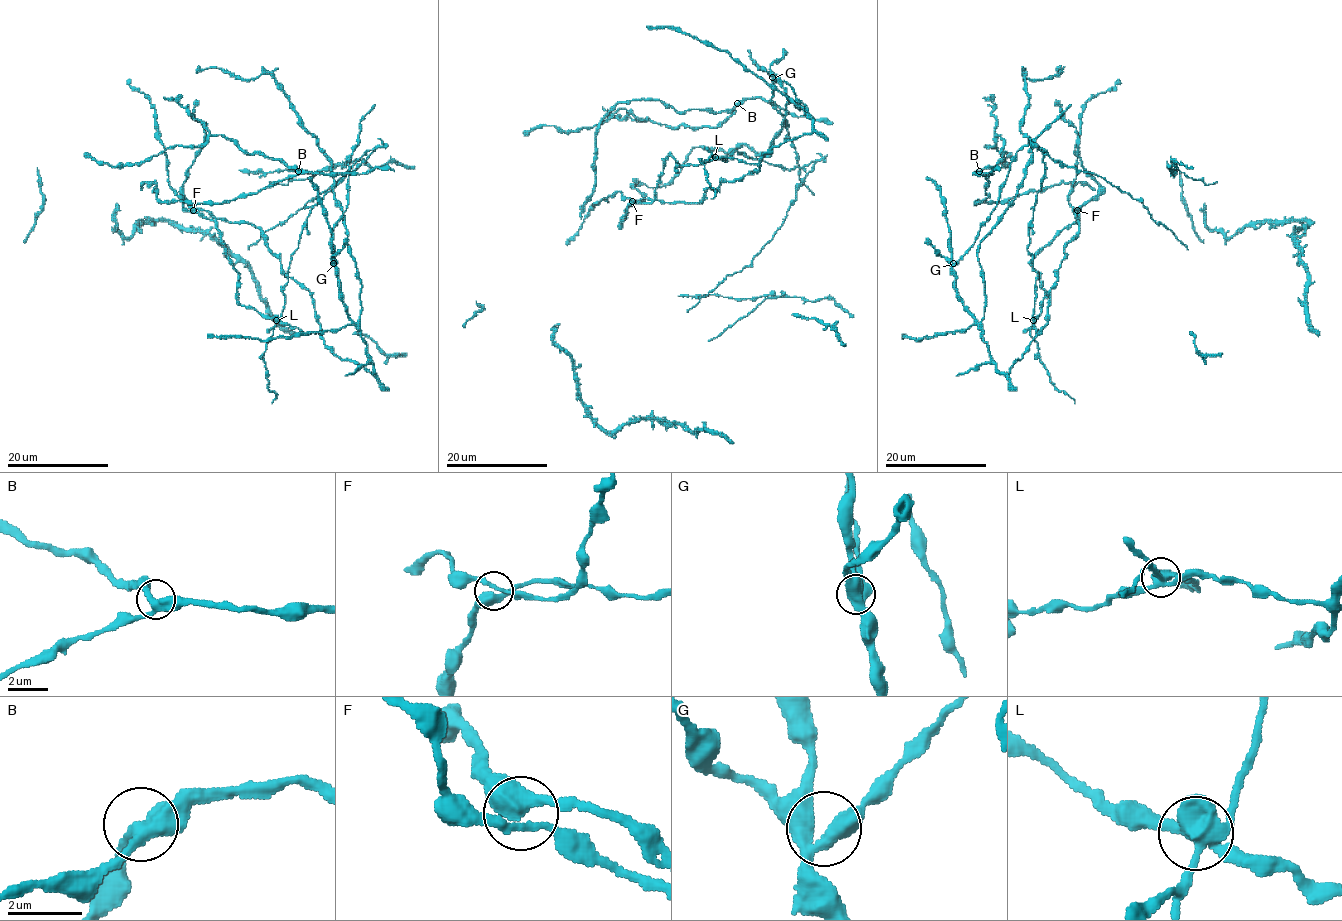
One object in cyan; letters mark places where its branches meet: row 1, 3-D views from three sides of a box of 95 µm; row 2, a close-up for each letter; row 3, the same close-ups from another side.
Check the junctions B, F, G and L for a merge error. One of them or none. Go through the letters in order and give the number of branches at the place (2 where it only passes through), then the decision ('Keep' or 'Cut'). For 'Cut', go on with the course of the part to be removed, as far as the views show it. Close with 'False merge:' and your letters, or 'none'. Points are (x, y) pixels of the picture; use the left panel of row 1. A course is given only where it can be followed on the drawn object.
B: Branches: 3. Keep
F: Branches: 4. Keep
G: Branches: 3. Keep
L: Branches: 4. Cut. Course of the part to remove: (275, 320), (284, 305), (291, 254), (309, 210), (375, 148), (248, 249)
False merge: L

